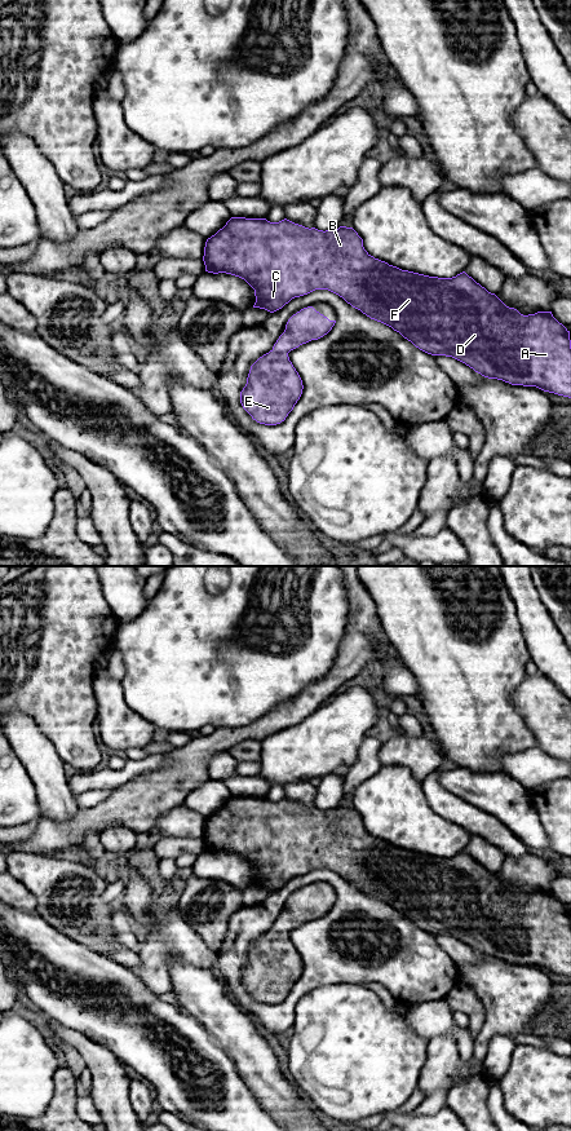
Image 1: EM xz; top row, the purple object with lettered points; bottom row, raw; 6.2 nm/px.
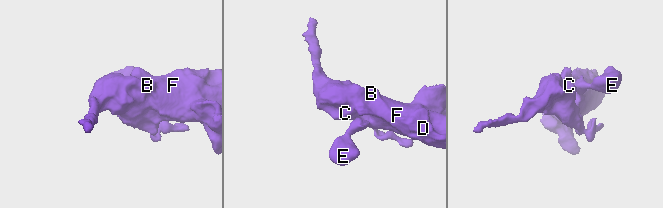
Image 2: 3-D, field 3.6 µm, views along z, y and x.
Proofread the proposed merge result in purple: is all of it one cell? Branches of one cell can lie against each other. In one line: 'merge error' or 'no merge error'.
no merge error

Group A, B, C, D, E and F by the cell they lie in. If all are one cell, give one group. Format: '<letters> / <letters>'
A B C D E F

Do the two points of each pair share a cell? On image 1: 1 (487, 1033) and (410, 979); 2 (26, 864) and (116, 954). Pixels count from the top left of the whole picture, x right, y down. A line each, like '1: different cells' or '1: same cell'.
1: different cells
2: different cells

